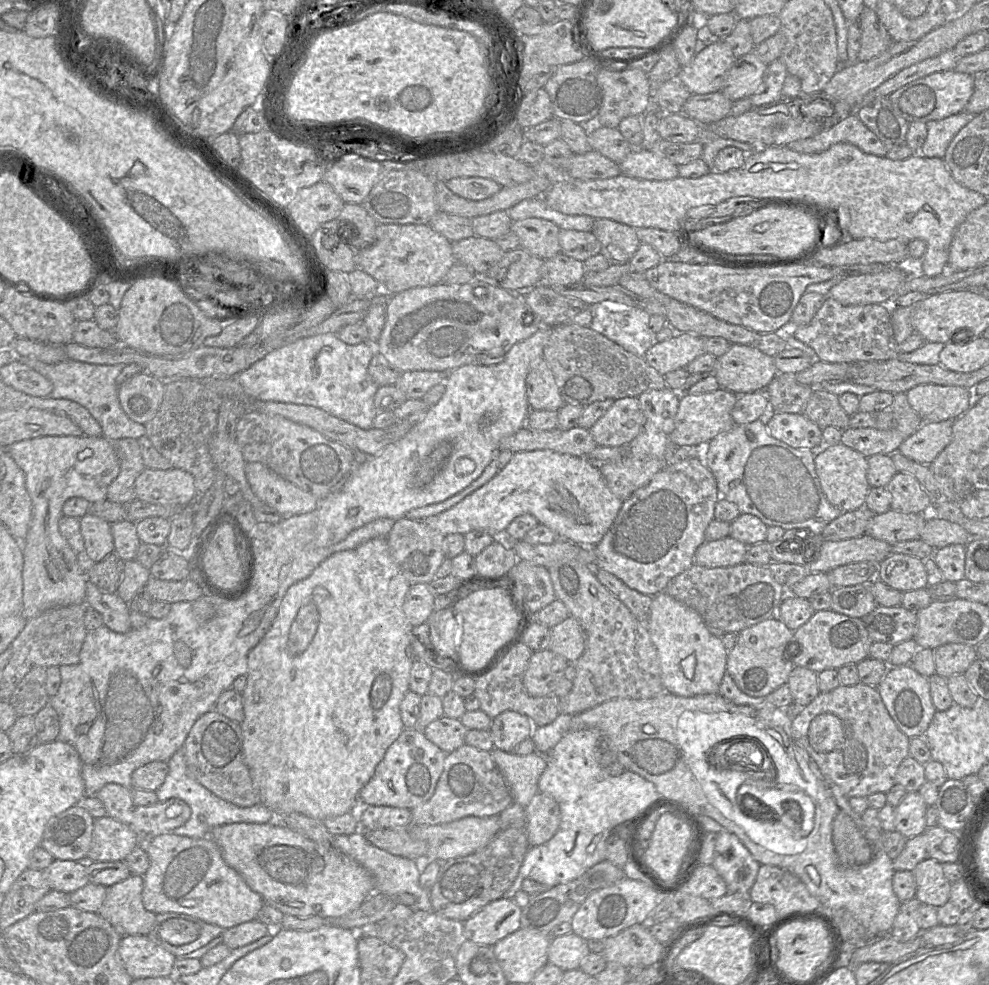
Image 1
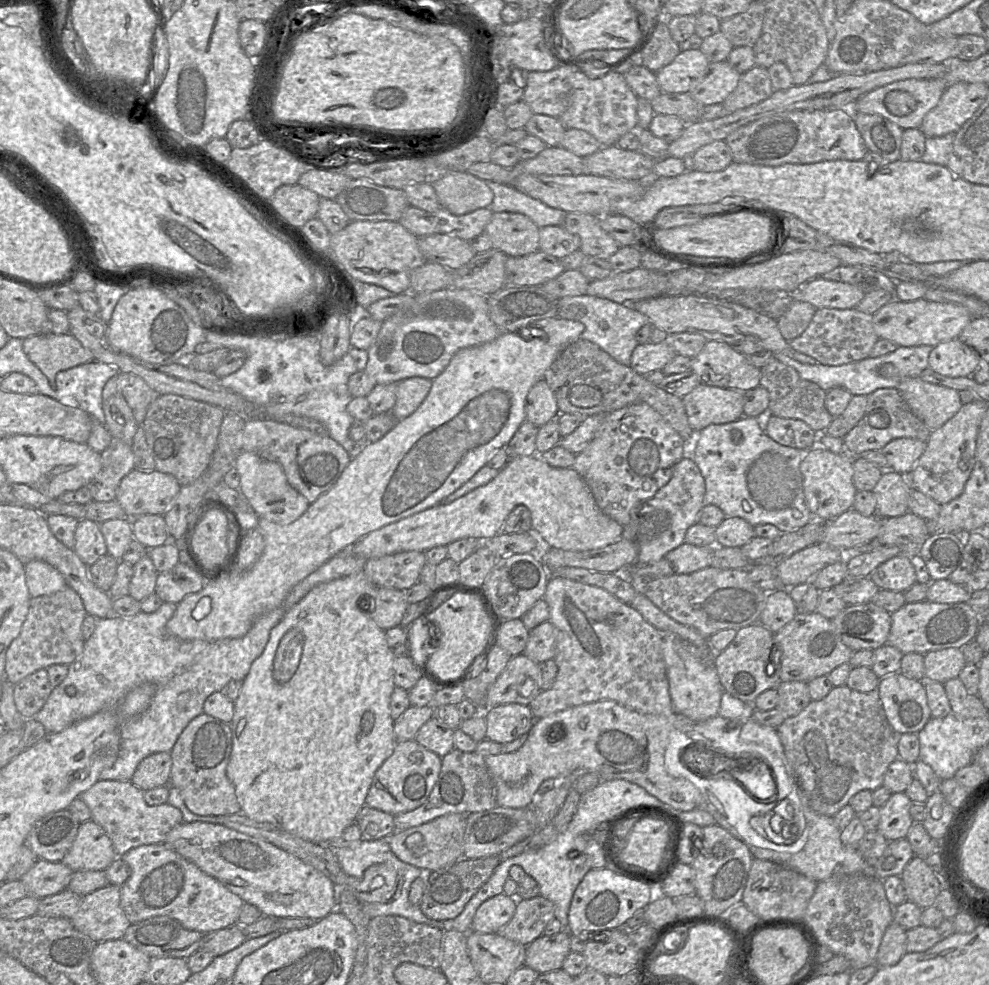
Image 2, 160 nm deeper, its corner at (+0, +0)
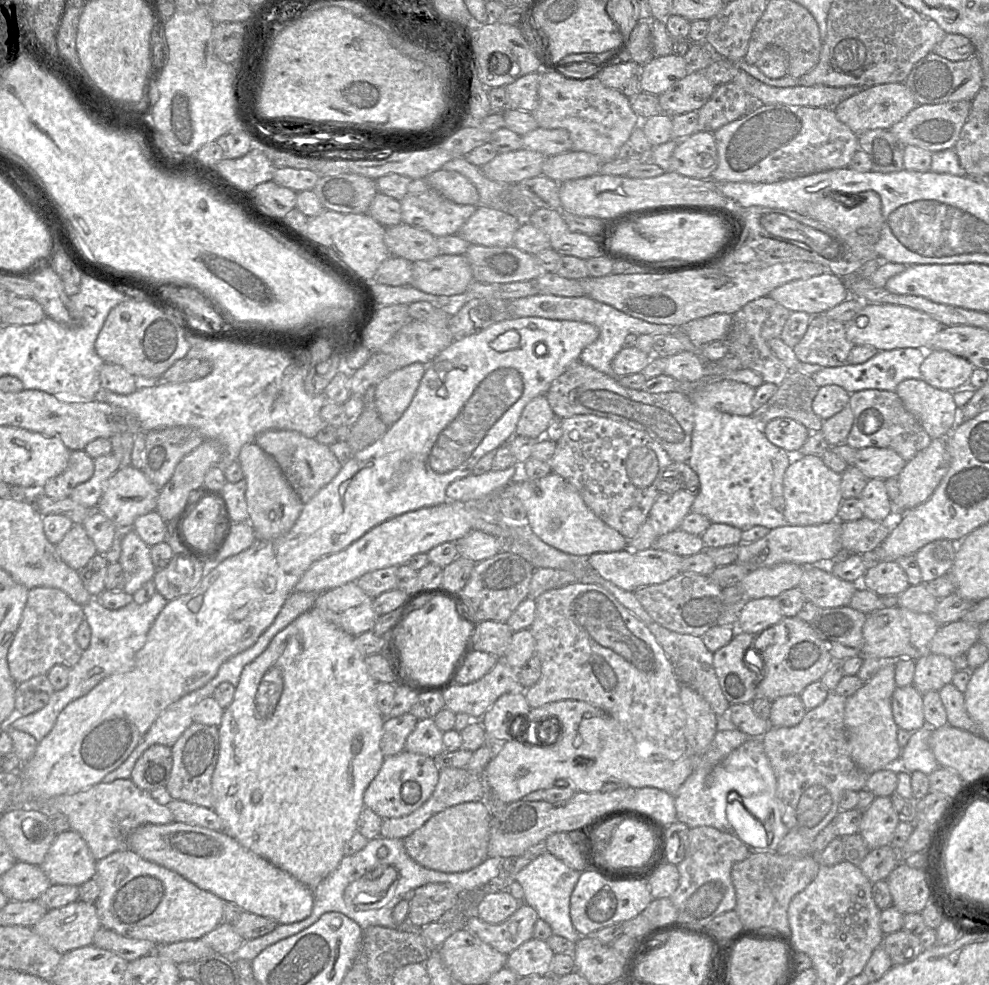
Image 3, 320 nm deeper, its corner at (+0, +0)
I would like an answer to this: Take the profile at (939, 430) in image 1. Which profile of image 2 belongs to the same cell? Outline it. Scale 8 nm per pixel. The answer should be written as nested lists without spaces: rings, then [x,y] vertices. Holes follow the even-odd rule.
[[[898,438],[890,441],[881,452],[888,460],[892,471],[909,476],[924,453],[927,442],[913,438]]]

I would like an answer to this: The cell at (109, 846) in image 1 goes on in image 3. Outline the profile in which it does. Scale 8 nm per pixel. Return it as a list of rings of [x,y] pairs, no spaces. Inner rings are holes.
[[[70,829],[57,834],[40,867],[51,885],[79,887],[96,876],[96,863],[86,841]]]

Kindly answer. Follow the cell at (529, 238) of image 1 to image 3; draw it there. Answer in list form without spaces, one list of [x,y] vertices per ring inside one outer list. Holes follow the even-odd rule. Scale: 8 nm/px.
[[[478,205],[457,234],[470,244],[512,246],[514,234],[523,220],[498,209]]]

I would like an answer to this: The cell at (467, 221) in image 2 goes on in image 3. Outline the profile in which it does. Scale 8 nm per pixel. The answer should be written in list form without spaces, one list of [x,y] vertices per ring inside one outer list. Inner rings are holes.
[[[425,179],[411,180],[400,204],[402,223],[426,230],[435,237],[457,234],[477,209],[475,205],[462,205],[448,200],[432,188]]]

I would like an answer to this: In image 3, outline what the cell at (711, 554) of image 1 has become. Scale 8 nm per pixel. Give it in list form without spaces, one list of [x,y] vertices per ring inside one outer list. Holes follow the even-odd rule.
[[[655,547],[639,551],[626,548],[616,552],[591,554],[588,557],[588,564],[604,579],[623,590],[634,592],[645,586],[663,583],[682,573],[683,558],[675,553],[660,550]]]

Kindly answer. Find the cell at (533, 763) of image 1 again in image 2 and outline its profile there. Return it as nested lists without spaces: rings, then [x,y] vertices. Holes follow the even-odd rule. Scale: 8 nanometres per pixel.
[[[601,700],[558,711],[547,717],[536,719],[527,734],[525,743],[514,752],[489,755],[485,763],[495,788],[497,806],[505,808],[524,808],[531,805],[537,797],[540,784],[548,779],[565,779],[570,774],[596,773],[601,780],[623,779],[639,785],[650,795],[656,797],[672,810],[691,811],[700,808],[708,811],[716,820],[717,825],[726,829],[731,835],[744,842],[753,858],[771,861],[807,878],[820,882],[832,877],[848,876],[852,874],[871,874],[871,867],[863,859],[856,847],[849,847],[840,839],[841,830],[835,825],[834,818],[815,813],[808,805],[796,783],[791,767],[786,759],[784,749],[776,728],[761,725],[752,719],[746,722],[734,722],[719,714],[704,721],[693,721],[688,717],[673,712],[671,715],[645,714],[620,705],[613,700]],[[561,732],[564,735],[559,740],[551,739]],[[692,742],[705,742],[704,748],[712,753],[694,756],[685,755],[685,748]],[[754,760],[764,761],[770,768],[772,778],[763,782],[765,794],[771,790],[771,797],[762,799],[763,793],[755,795],[757,788],[749,782],[751,770],[756,766]],[[732,763],[732,764],[731,764]],[[734,769],[735,770],[731,770]],[[730,773],[731,775],[726,775]],[[771,782],[775,782],[775,789]],[[798,796],[801,801],[801,811],[806,821],[806,828],[798,839],[792,844],[777,844],[769,841],[769,835],[789,837],[788,823],[779,821],[777,833],[770,828],[770,820],[774,815],[774,808],[783,799],[793,802],[793,797]],[[714,808],[724,810],[728,819],[722,819],[720,813]]]

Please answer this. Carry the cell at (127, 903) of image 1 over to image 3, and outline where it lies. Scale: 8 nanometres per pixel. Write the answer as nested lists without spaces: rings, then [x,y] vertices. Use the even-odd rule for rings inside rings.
[[[81,900],[49,910],[35,925],[33,931],[60,954],[93,944],[95,933],[101,928],[96,905]]]

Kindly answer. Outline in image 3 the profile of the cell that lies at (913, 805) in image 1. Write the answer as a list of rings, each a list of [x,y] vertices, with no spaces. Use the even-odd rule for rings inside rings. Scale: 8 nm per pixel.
[[[876,797],[863,812],[858,833],[871,850],[876,849],[890,844],[899,822],[891,797]]]

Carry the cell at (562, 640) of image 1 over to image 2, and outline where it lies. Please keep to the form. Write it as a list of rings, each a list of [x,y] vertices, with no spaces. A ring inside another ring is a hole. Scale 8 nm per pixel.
[[[550,621],[529,630],[523,654],[536,663],[554,659],[556,654],[556,628]]]

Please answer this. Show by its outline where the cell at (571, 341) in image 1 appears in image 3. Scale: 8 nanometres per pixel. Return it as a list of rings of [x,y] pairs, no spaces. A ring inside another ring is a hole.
[[[573,362],[551,384],[545,394],[556,417],[596,415],[624,423],[648,434],[661,445],[673,462],[688,462],[694,428],[694,404],[678,392],[649,393],[626,388],[612,377],[582,363]]]

